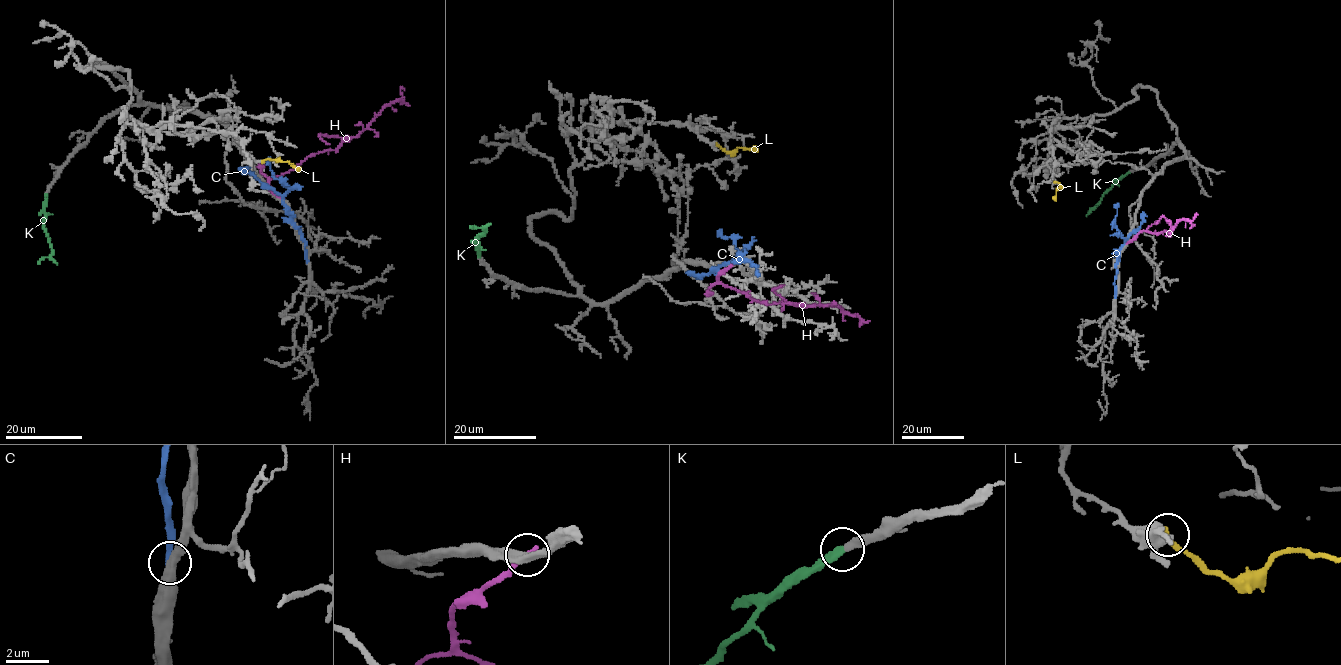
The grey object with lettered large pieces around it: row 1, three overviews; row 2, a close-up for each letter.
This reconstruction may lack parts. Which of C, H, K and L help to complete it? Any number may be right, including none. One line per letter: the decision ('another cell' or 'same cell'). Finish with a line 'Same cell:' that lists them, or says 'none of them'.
C: another cell
H: another cell
K: same cell
L: another cell
Same cell: K

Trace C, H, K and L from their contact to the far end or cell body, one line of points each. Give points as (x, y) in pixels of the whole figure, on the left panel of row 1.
C: (306, 259), (305, 241), (282, 201), (289, 188), (275, 178), (267, 158)
H: (281, 197), (269, 178), (355, 137), (390, 102), (402, 99), (403, 90)
K: (46, 195), (43, 228), (52, 253), (37, 264)
L: (262, 162), (288, 161), (301, 170)

